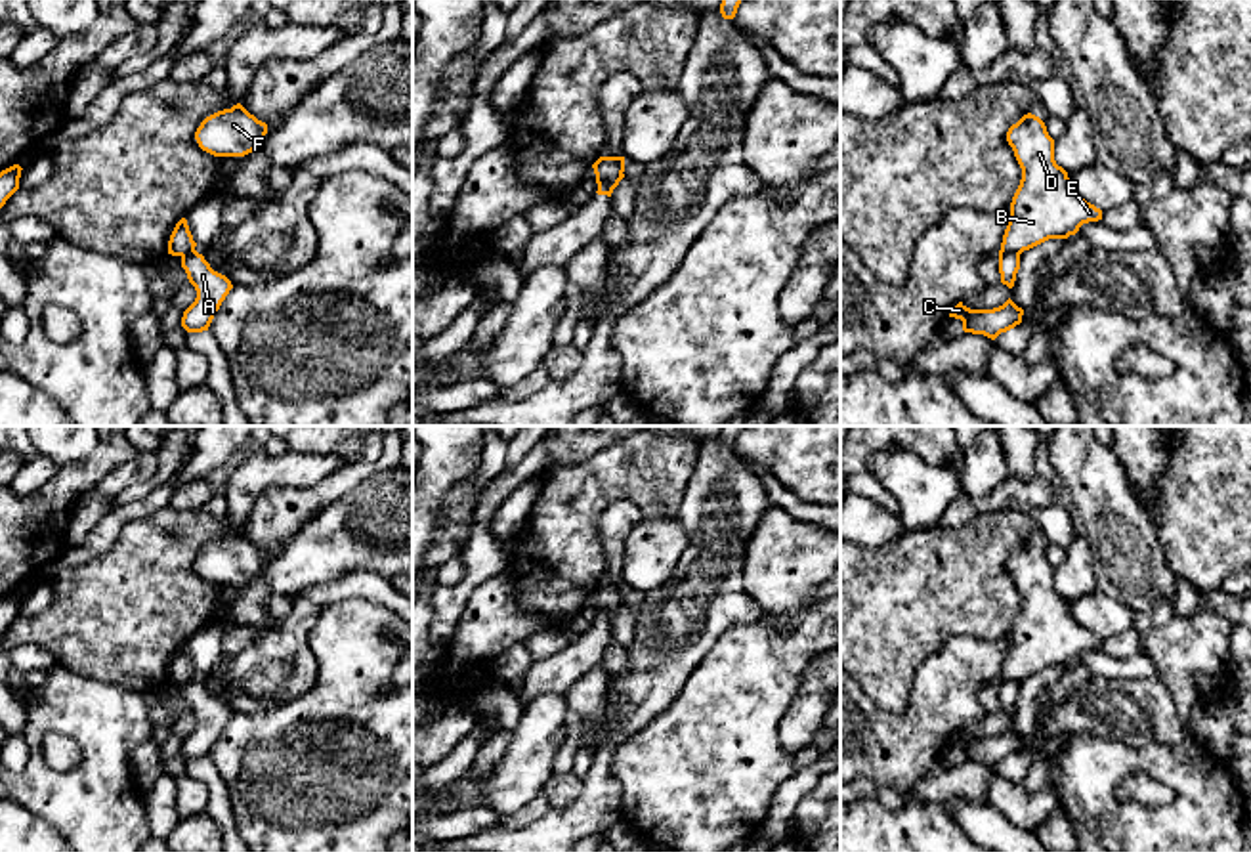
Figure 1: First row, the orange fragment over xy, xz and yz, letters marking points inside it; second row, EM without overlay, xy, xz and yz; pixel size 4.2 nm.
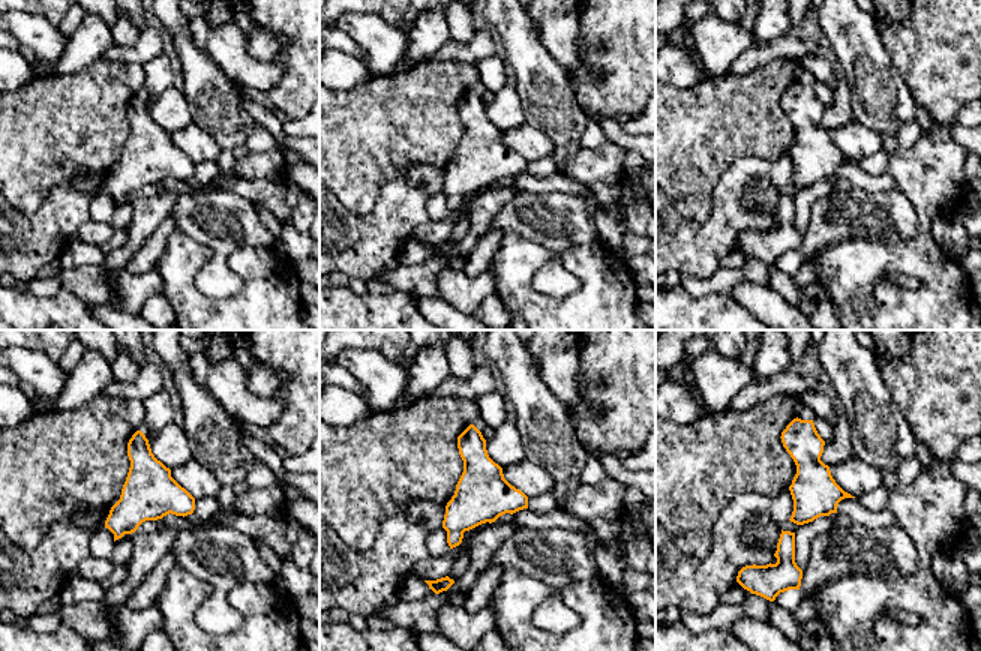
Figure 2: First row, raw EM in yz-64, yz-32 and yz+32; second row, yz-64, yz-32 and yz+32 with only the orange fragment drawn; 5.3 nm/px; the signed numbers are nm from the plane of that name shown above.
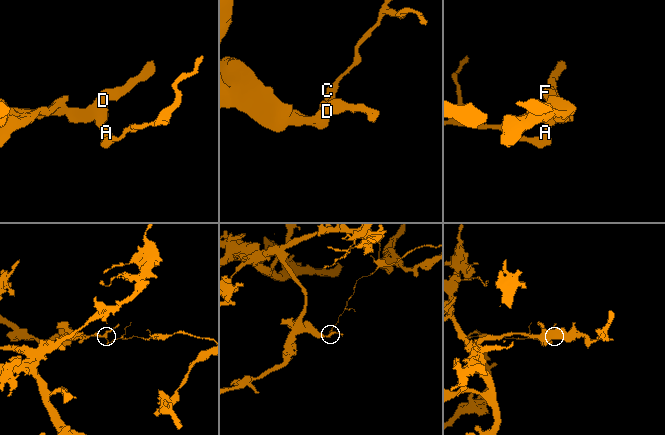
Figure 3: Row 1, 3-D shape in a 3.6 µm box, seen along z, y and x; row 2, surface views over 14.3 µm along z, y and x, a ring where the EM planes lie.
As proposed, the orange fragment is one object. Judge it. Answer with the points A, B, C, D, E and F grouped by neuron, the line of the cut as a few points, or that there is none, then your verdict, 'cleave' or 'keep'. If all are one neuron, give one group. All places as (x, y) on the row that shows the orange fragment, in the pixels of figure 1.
groups A C / B D E F; cut yz (1001, 249), (1018, 255); cleave

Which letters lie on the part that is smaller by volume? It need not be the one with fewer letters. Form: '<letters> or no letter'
A, C

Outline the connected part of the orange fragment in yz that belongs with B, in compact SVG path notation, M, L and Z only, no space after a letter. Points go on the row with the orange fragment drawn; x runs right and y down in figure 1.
M1024 115L1008 128L1007 141L1022 168L1022 180L1010 202L1001 250L1022 254L1102 220L1102 210L1081 199L1070 185L1068 172L1056 164L1054 139L1039 117Z

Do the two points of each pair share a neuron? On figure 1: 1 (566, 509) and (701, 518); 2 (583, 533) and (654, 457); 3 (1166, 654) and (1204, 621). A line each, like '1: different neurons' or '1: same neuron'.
1: different neurons
2: same neuron
3: same neuron

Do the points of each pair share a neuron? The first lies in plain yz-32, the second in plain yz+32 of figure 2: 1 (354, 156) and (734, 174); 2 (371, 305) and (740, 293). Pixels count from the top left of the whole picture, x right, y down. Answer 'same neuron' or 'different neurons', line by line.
1: different neurons
2: different neurons

